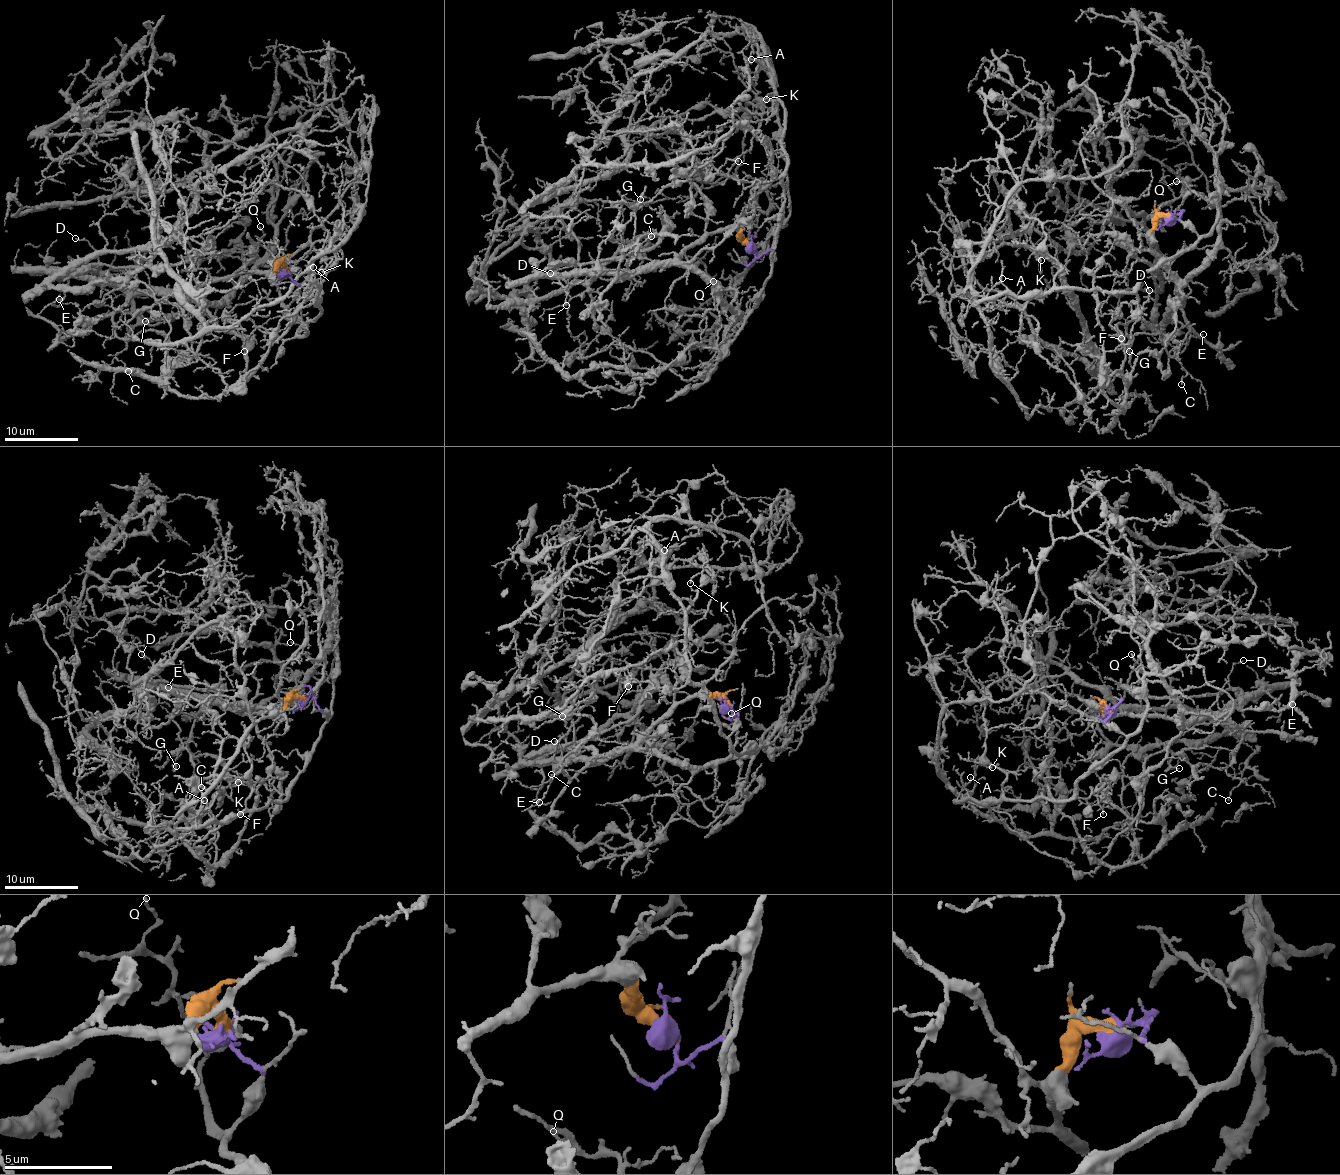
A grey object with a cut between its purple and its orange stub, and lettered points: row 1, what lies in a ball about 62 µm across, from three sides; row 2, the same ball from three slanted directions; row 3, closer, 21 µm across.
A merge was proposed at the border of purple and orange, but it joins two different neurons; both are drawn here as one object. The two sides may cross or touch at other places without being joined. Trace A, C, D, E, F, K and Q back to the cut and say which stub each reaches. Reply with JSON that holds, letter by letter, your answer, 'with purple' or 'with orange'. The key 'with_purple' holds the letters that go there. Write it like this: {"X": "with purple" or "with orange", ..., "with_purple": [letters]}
{"A": "with purple", "C": "with orange", "D": "with orange", "E": "with orange", "F": "with purple", "K": "with purple", "Q": "with orange", "with_purple": ["A", "F", "K"]}

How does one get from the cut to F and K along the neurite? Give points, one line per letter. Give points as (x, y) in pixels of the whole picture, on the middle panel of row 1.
F: (753, 249), (758, 257), (771, 251), (772, 260), (783, 184), (720, 175), (727, 157), (739, 161)
K: (753, 249), (758, 257), (771, 251), (772, 260), (785, 195), (781, 102), (773, 114), (773, 96), (766, 99)

